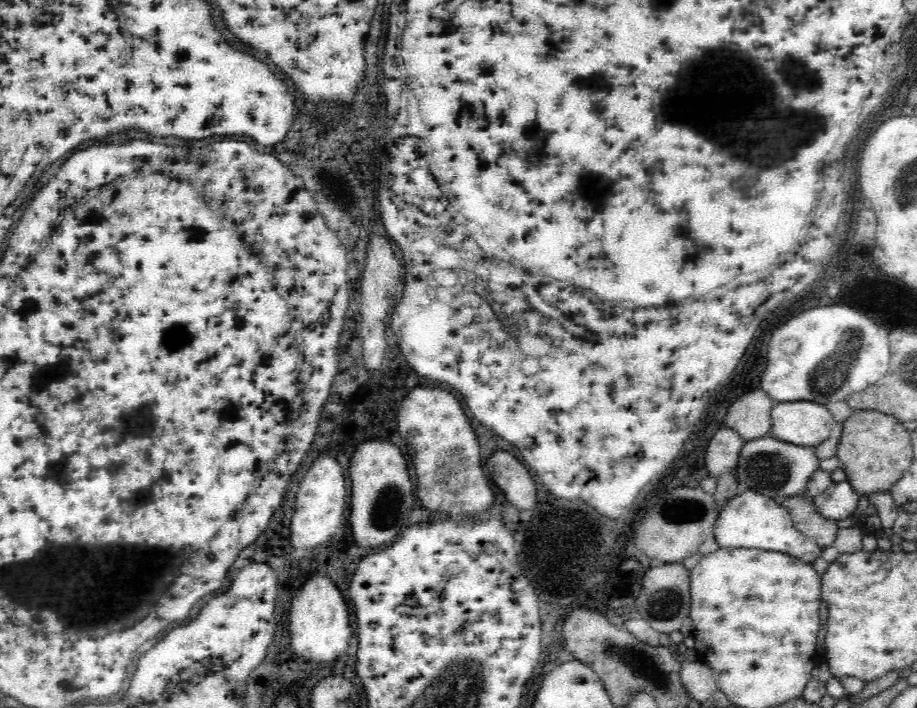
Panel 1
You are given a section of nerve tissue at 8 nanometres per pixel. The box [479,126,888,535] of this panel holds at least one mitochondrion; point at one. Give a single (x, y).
(853, 346)

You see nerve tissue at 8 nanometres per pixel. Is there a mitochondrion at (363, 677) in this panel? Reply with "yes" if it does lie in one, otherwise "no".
no

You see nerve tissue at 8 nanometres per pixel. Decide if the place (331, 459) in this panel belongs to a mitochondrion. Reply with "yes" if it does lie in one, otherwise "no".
no

